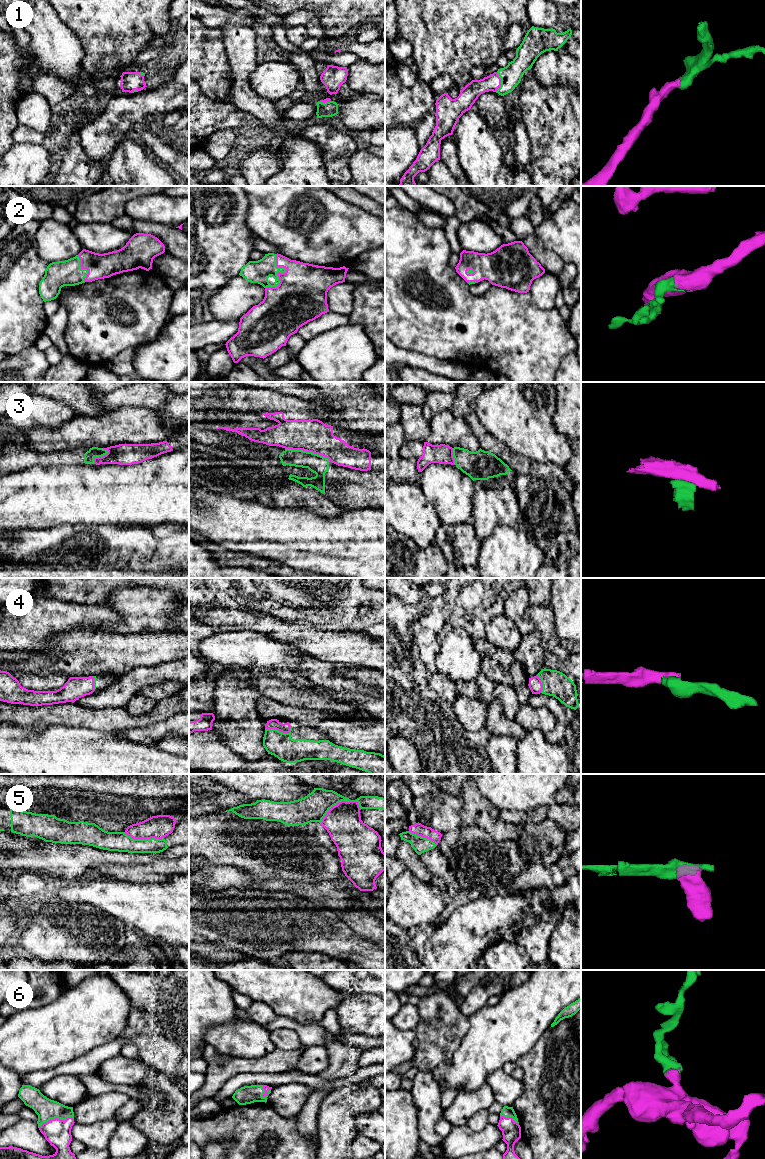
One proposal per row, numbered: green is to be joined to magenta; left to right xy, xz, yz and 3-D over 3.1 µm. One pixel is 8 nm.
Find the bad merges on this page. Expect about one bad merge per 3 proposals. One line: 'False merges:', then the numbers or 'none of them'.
False merges: 3, 5

